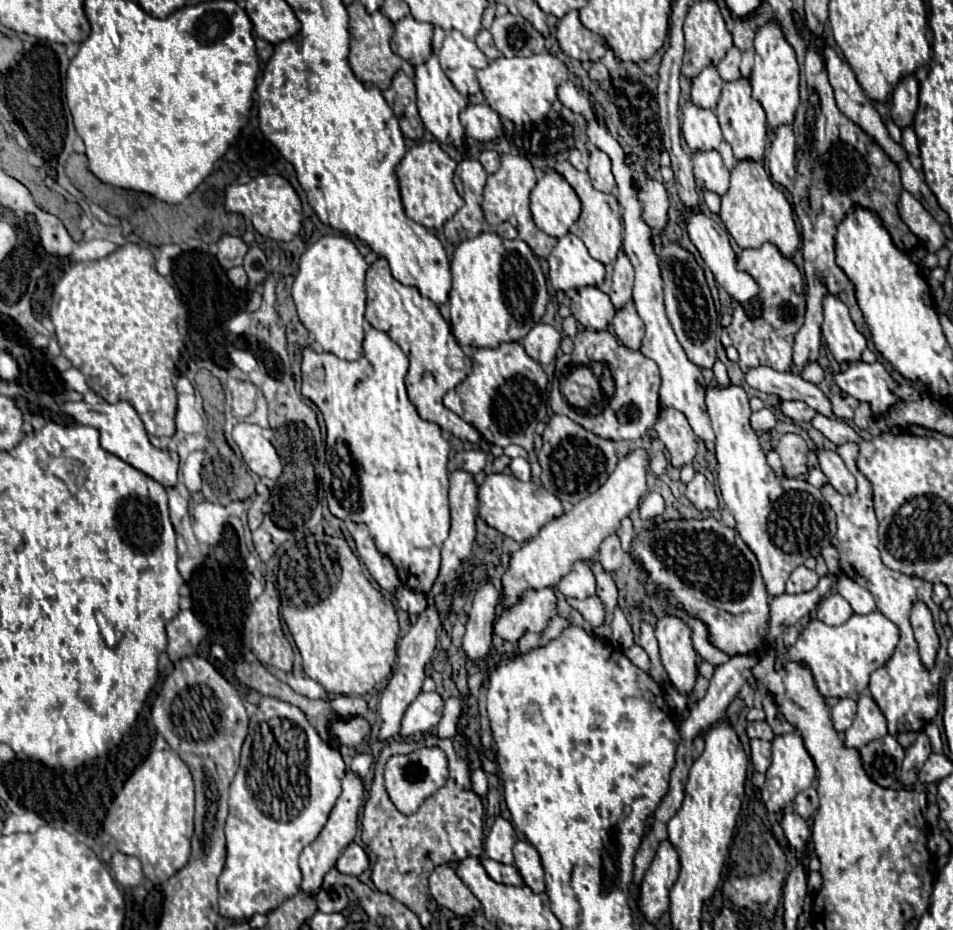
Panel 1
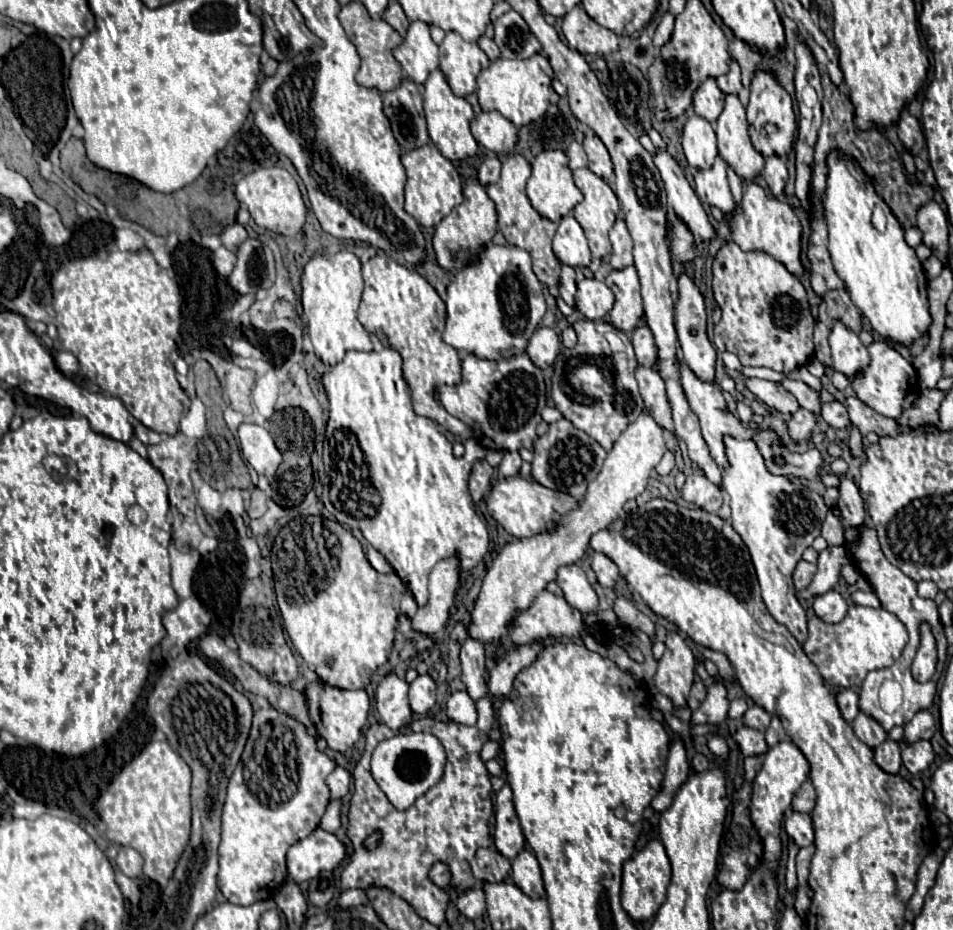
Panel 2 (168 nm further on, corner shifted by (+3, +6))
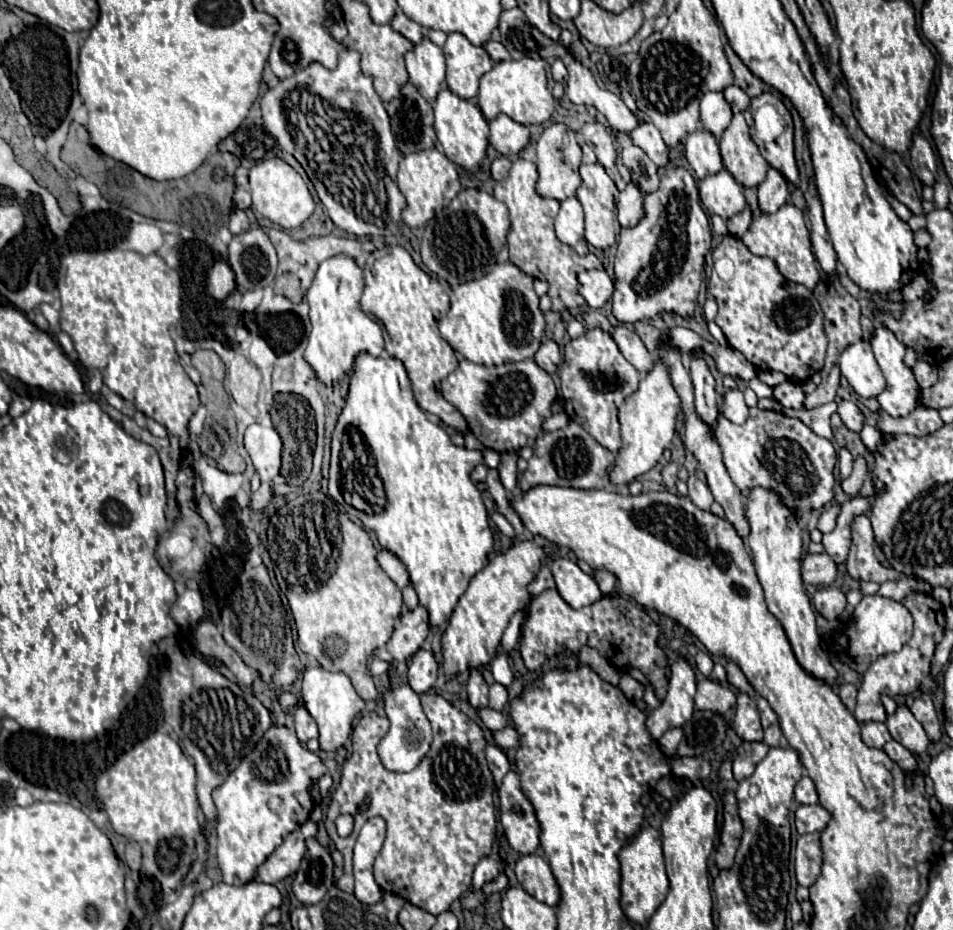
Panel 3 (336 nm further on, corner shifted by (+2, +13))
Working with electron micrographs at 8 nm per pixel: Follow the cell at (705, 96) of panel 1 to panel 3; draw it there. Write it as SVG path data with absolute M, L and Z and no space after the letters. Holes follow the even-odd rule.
M706 92L700 100L700 120L714 136L722 134L730 124L732 110L722 92Z

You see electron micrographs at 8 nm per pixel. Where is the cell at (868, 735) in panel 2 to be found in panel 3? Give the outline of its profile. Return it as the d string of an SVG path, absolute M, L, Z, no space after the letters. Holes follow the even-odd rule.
M882 722L862 724L862 740L872 748L882 748L890 740L890 732Z

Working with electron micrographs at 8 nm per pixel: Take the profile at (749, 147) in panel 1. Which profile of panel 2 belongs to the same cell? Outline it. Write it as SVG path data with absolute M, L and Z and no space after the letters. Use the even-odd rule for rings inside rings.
M727 95L725 109L715 121L715 133L719 143L719 155L725 159L725 163L743 181L753 181L761 173L765 161L763 155L757 153L751 145L745 107L737 95Z

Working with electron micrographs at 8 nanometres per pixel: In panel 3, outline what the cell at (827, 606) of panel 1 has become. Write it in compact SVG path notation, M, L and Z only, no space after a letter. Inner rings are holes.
M824 586L816 590L812 604L826 620L838 620L846 610L846 596L834 586Z

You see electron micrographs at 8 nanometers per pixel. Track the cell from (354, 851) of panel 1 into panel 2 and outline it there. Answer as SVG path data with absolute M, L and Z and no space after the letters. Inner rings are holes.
M317 827L287 851L287 879L297 885L313 879L319 871L333 871L345 859L343 843Z

